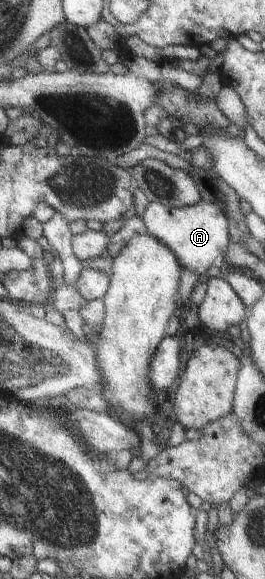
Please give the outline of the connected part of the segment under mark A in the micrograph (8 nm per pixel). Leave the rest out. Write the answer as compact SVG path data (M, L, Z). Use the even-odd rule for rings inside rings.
M201 199L194 205L175 209L151 202L143 212L142 219L147 225L147 233L175 255L181 269L187 269L201 278L211 264L218 263L222 258L230 241L225 213L219 206L206 200Z

